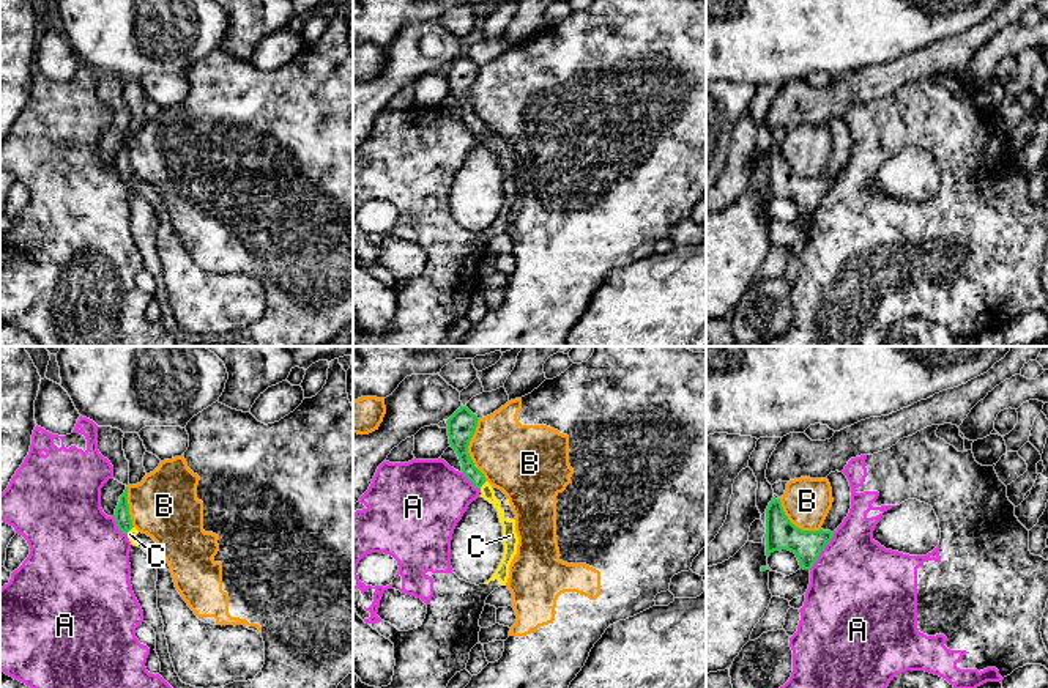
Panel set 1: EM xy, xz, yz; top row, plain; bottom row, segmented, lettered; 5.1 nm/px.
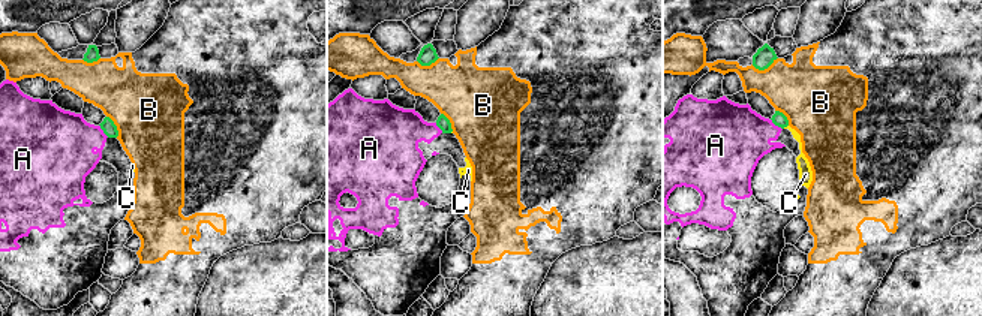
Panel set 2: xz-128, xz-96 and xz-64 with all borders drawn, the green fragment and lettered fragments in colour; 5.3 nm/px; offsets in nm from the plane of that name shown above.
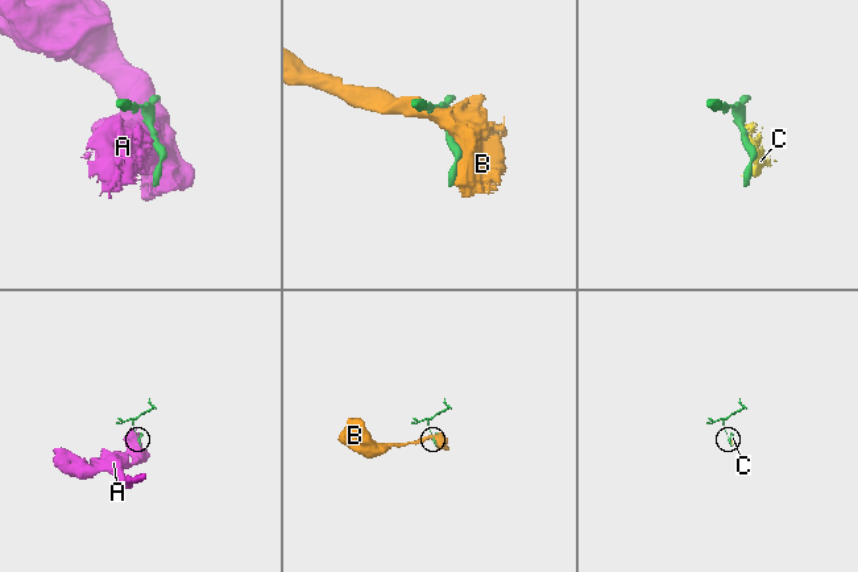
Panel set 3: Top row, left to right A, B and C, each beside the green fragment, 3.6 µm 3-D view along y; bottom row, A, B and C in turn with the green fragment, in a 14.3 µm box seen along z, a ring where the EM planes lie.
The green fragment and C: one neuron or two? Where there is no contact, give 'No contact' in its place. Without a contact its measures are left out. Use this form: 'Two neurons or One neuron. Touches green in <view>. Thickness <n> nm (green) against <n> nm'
Two neurons. Touches green in xz. Thickness 100 nm (green) against 70 nm

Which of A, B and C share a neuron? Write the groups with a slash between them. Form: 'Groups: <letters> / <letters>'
Groups: A C / B

